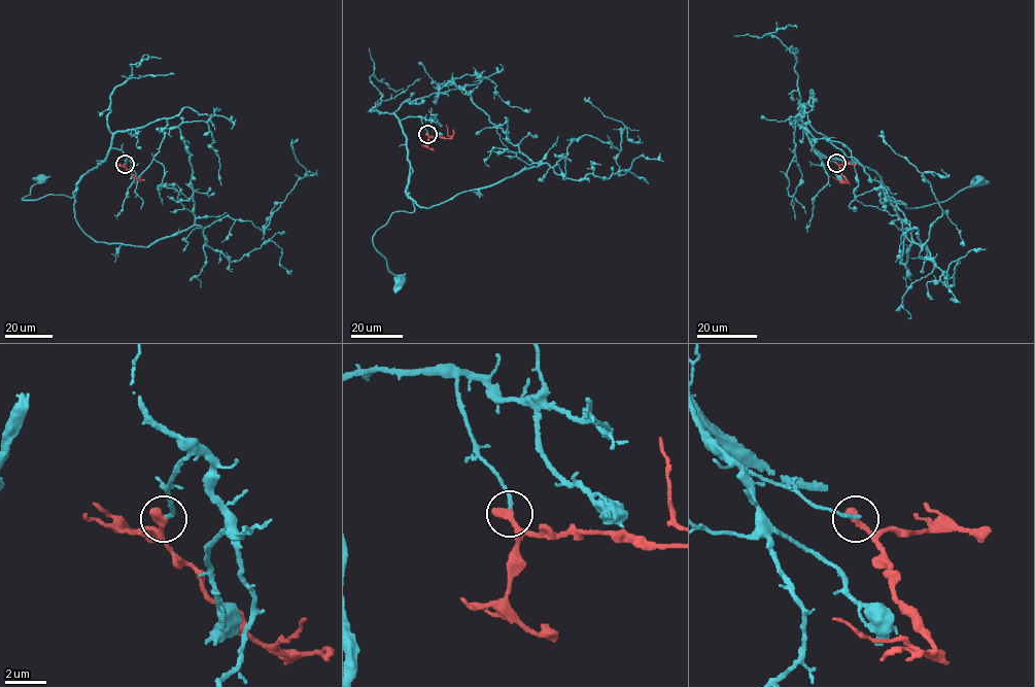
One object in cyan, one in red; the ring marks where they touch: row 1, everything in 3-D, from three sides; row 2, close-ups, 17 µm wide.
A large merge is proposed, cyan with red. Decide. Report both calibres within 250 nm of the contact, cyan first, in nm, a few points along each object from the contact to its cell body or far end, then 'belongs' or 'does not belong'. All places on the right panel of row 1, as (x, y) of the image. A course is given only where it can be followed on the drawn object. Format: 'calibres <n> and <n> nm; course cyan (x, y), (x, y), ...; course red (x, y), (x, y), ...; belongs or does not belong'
calibres 180 and 460 nm; course cyan (835, 163), (816, 152), (811, 142), (828, 157), (873, 169), (888, 196), (906, 208), (949, 200), (977, 180); course red (835, 163), (848, 182), (832, 177); does not belong

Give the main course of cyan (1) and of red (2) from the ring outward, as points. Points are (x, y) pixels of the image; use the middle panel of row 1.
1: (427, 134), (420, 117), (401, 119), (410, 169), (406, 192), (414, 210), (394, 212), (373, 237), (399, 281)
2: (427, 134), (450, 138), (446, 125)

